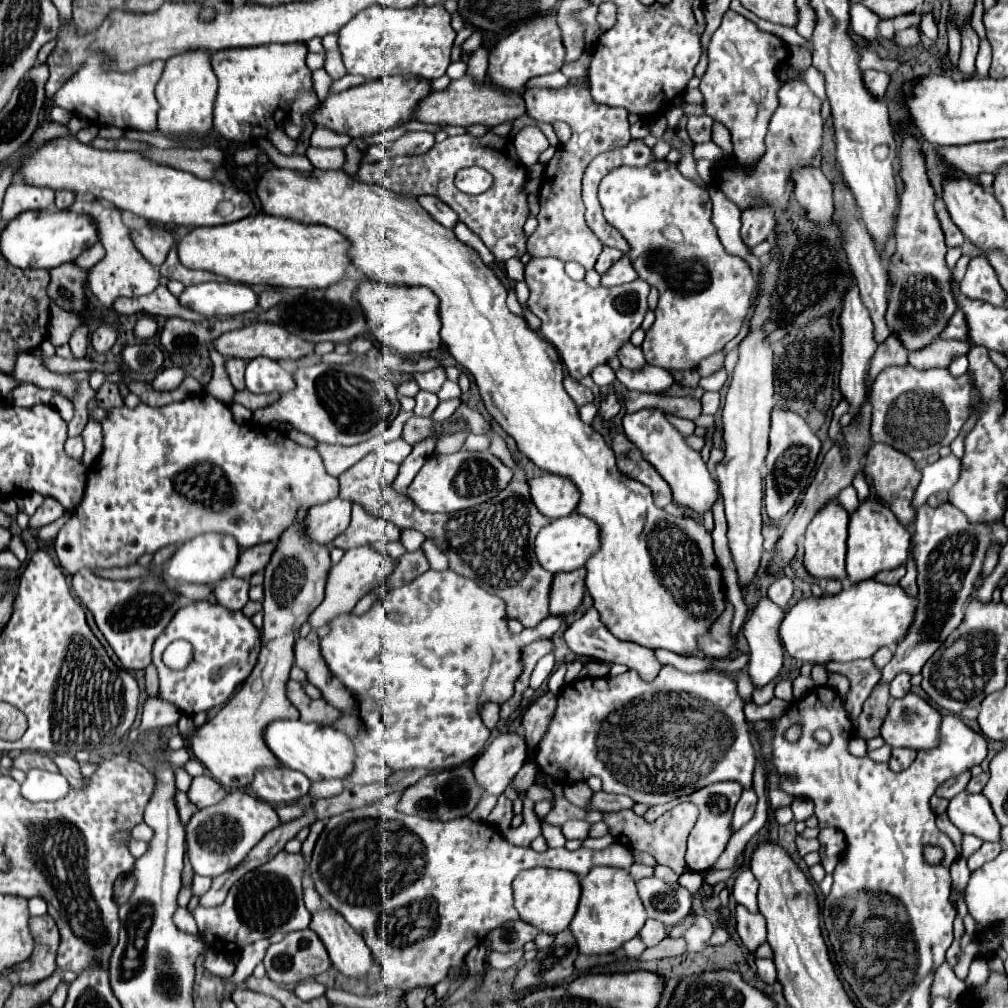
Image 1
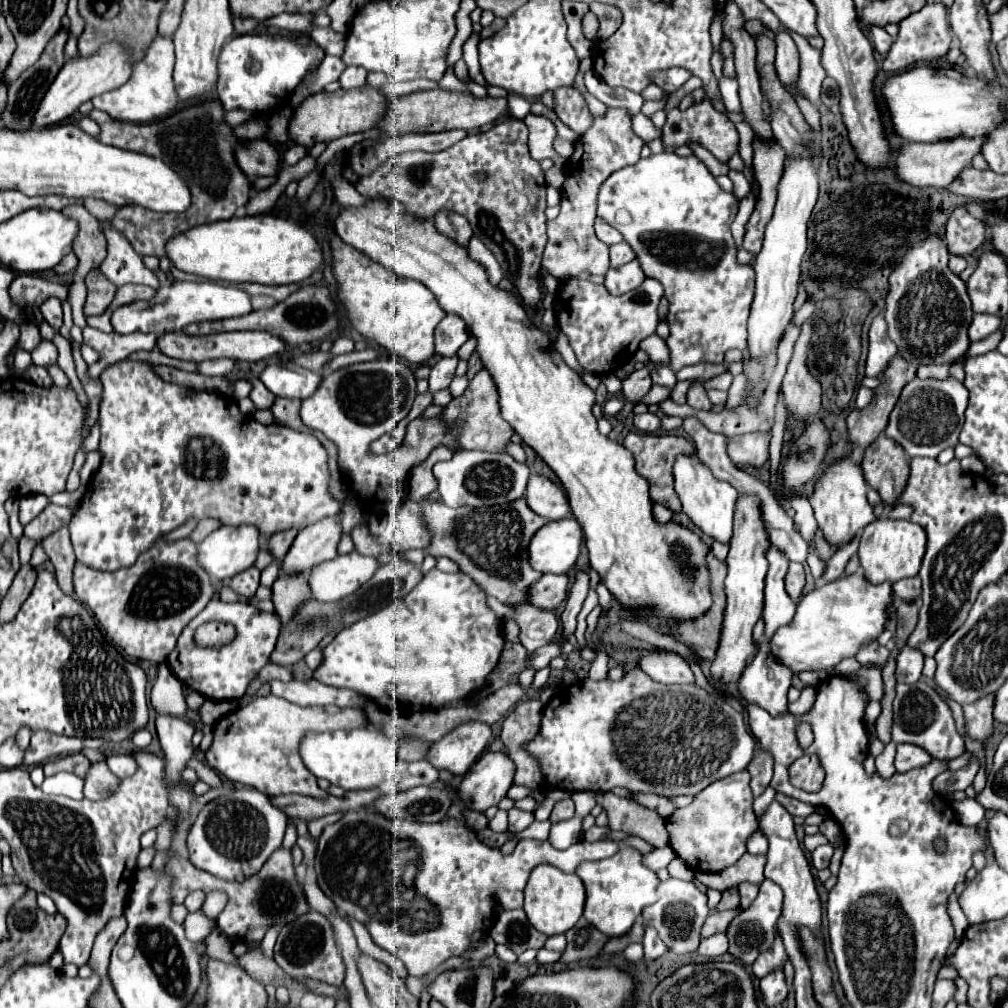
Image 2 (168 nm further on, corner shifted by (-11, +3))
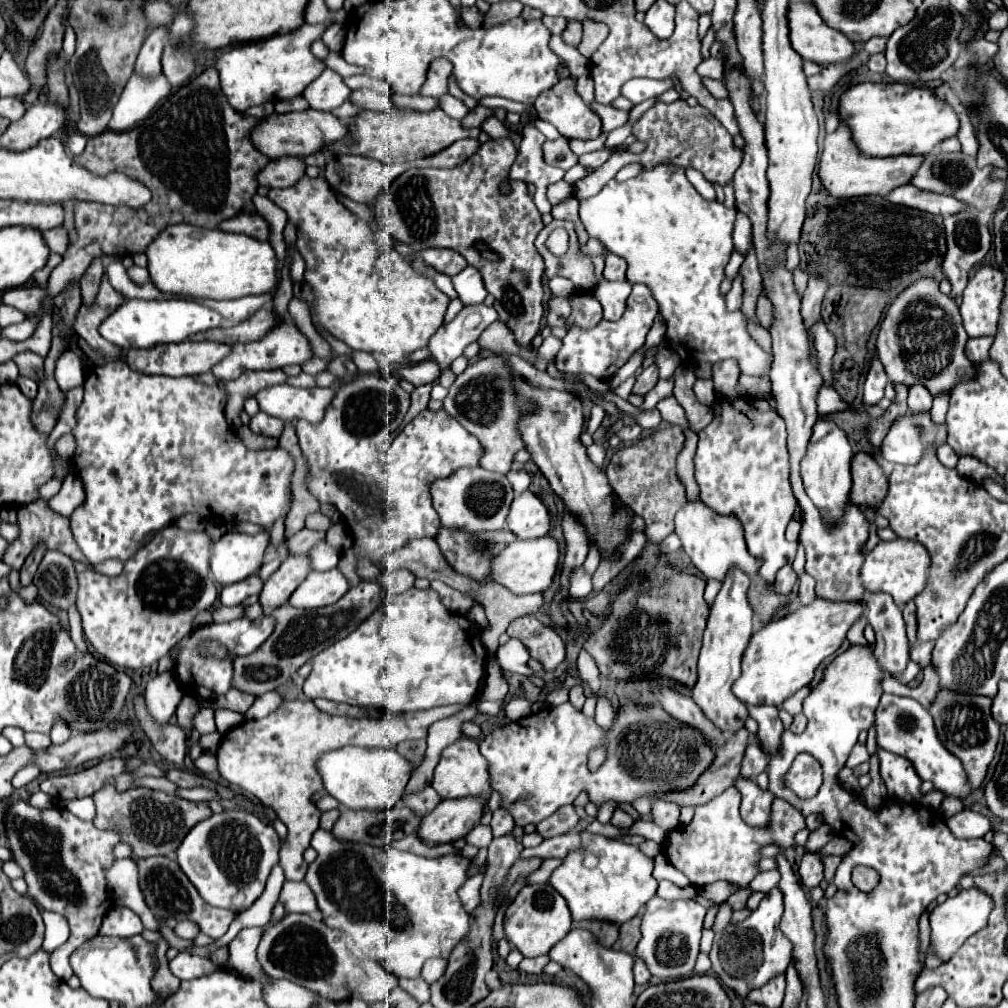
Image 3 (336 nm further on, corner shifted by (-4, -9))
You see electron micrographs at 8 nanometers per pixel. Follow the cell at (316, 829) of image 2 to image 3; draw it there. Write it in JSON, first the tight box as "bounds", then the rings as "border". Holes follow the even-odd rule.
{"bounds":[320,809,340,831],"border":[[[332,809],[332,811],[322,813],[322,817],[320,817],[320,827],[322,827],[324,831],[332,831],[334,823],[338,821],[338,817],[340,817],[340,811],[338,811],[338,809]]]}

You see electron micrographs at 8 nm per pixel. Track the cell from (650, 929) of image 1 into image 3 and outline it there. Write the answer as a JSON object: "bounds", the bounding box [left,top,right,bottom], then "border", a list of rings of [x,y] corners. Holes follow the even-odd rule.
{"bounds":[634,957,650,983],"border":[[[636,957],[636,963],[634,963],[634,979],[636,983],[646,983],[650,979],[650,971],[648,971],[648,965],[644,963],[644,959]]]}

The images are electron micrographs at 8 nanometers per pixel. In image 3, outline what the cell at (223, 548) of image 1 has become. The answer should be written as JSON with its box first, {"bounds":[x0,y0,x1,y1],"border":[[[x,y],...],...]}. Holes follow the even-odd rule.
{"bounds":[210,533,270,585],"border":[[[268,533],[222,535],[212,545],[210,571],[214,575],[214,581],[220,585],[232,585],[258,573],[268,541],[270,541]]]}

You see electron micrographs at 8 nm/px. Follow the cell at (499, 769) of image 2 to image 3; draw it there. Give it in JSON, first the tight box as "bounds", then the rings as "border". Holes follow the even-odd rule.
{"bounds":[420,795,486,843],"border":[[[482,795],[440,801],[440,805],[424,817],[420,837],[430,843],[448,843],[464,837],[480,823],[484,803],[486,799]]]}

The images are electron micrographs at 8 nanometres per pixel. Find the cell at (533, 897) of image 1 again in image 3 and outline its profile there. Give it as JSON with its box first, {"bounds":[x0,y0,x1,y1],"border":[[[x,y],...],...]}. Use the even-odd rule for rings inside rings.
{"bounds":[504,883,572,957],"border":[[[550,883],[522,887],[516,899],[506,909],[504,919],[506,939],[510,939],[510,943],[514,943],[524,957],[546,955],[570,931],[570,927],[572,927],[570,909],[564,897]]]}

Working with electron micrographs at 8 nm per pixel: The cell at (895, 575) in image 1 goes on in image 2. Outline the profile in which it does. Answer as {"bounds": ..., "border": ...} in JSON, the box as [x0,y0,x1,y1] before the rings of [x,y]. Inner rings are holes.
{"bounds":[893,577,921,603],"border":[[[919,577],[897,581],[897,583],[893,585],[893,593],[895,593],[901,601],[907,601],[907,603],[919,601],[919,597],[921,597],[921,581],[919,581]]]}

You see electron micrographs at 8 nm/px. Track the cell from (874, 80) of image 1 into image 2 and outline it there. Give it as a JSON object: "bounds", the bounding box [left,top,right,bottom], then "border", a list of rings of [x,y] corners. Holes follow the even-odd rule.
{"bounds":[881,3,951,73],"border":[[[927,3],[921,11],[903,19],[899,23],[899,35],[897,35],[897,39],[895,39],[895,43],[881,67],[889,73],[899,73],[917,61],[945,57],[951,47],[951,33],[949,33],[947,15],[949,15],[949,9],[943,3]]]}

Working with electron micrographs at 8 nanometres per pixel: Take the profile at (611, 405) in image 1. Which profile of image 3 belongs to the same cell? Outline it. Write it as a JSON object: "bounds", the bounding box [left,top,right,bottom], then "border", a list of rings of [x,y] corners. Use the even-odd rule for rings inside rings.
{"bounds":[632,365,658,397],"border":[[[650,365],[650,367],[646,367],[646,369],[636,377],[636,383],[634,383],[632,393],[644,397],[644,395],[656,385],[656,381],[658,381],[658,369],[656,369],[654,365]]]}

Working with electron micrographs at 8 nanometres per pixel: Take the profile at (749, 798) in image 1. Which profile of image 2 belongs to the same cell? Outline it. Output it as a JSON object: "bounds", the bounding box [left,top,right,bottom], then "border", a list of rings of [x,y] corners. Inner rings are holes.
{"bounds":[747,749,773,797],"border":[[[757,749],[755,757],[751,759],[751,765],[747,765],[747,771],[751,773],[753,795],[757,797],[765,791],[765,787],[769,785],[769,781],[773,777],[773,757],[771,757],[771,753]]]}

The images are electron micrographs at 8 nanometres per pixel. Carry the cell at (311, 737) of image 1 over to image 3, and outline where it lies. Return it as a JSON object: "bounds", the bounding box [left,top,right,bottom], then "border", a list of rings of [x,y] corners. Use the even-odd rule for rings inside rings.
{"bounds":[316,745,412,809],"border":[[[352,745],[322,753],[316,761],[316,769],[322,777],[324,789],[348,809],[392,809],[392,805],[402,797],[412,771],[410,763],[394,749]]]}

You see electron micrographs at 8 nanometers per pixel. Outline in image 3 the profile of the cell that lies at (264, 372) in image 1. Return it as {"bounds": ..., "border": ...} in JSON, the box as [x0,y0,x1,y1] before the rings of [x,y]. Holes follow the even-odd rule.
{"bounds":[256,383,336,423],"border":[[[284,383],[260,389],[256,393],[256,401],[264,413],[282,421],[306,419],[318,423],[324,415],[324,409],[328,407],[328,401],[332,401],[332,393],[336,393],[334,387],[302,389]]]}

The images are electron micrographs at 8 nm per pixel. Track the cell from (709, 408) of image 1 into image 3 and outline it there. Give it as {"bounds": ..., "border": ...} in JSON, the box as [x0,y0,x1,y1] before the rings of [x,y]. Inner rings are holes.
{"bounds":[694,379,716,405],"border":[[[698,379],[696,381],[696,385],[694,385],[694,393],[696,393],[696,397],[698,397],[698,401],[700,403],[704,403],[704,405],[714,405],[714,401],[716,401],[716,393],[714,393],[714,385],[712,385],[712,381],[710,379]]]}

